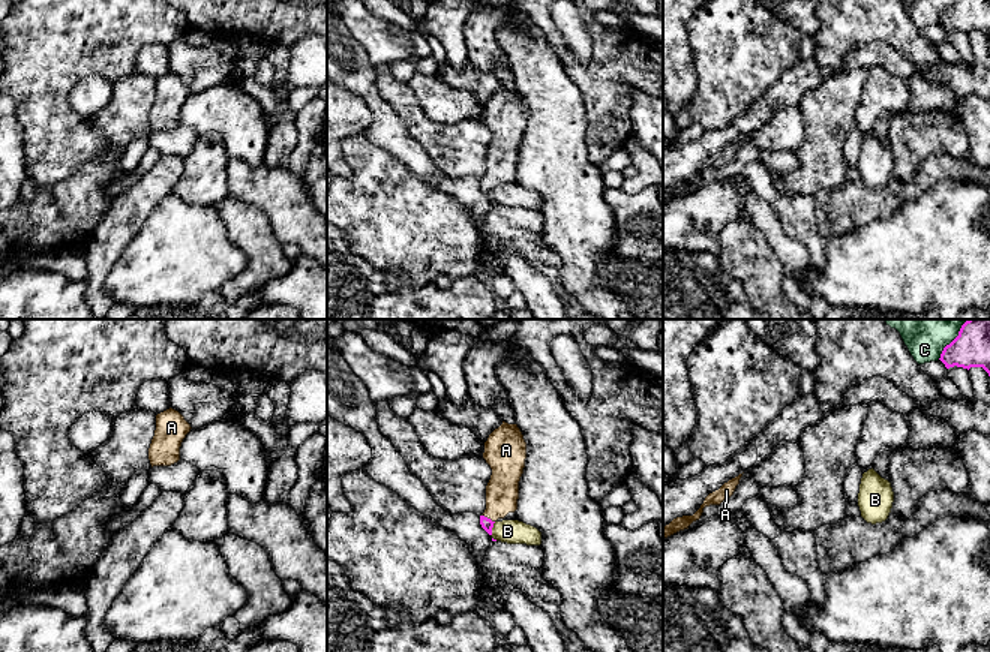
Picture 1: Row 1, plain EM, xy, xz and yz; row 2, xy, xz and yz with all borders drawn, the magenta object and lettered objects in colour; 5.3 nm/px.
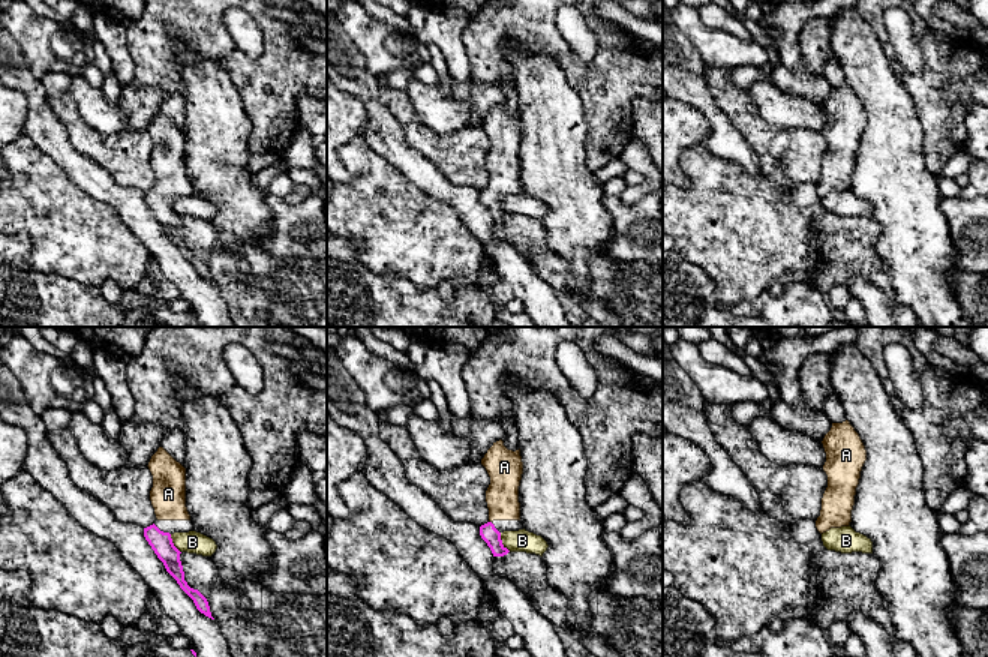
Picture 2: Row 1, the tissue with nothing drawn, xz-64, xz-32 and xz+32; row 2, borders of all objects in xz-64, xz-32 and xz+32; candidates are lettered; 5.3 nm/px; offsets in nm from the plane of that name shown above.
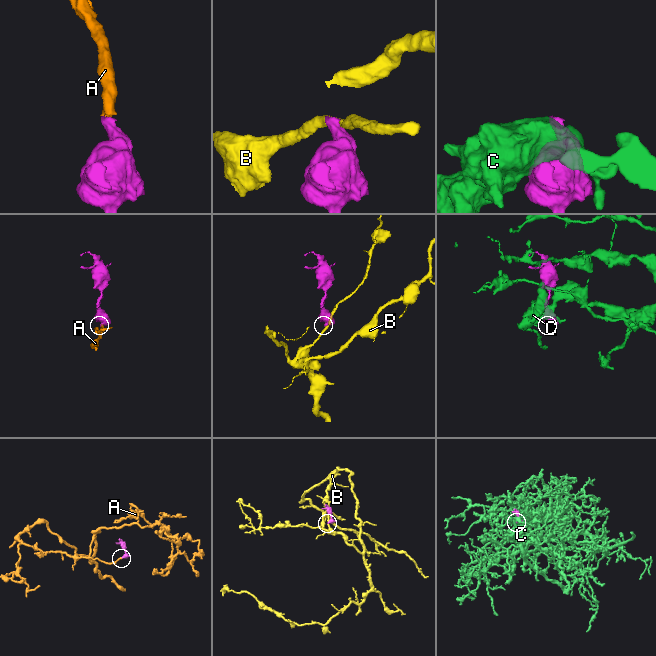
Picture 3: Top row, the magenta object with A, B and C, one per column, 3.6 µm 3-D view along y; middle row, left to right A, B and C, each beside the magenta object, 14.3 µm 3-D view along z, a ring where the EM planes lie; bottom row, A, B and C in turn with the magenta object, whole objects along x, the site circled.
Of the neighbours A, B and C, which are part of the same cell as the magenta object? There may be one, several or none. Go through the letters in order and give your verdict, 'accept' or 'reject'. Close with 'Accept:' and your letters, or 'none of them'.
A: accept
B: reject
C: reject
Accept: A

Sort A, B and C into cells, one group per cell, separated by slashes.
A / B / C

